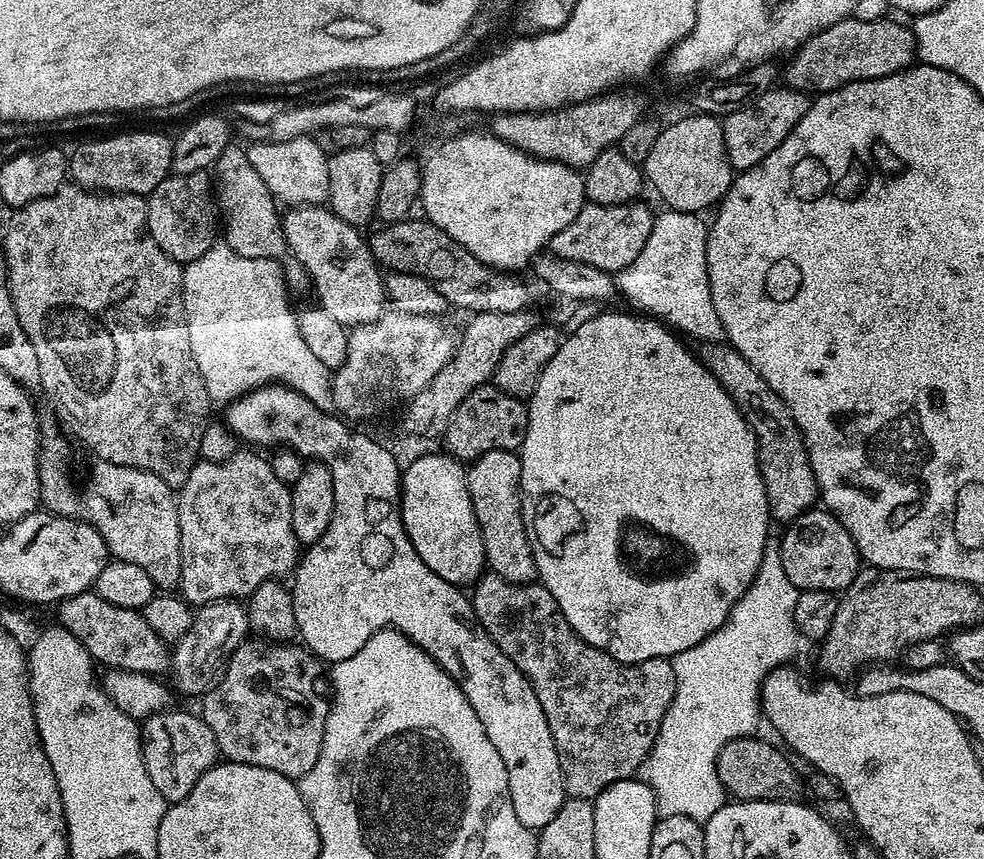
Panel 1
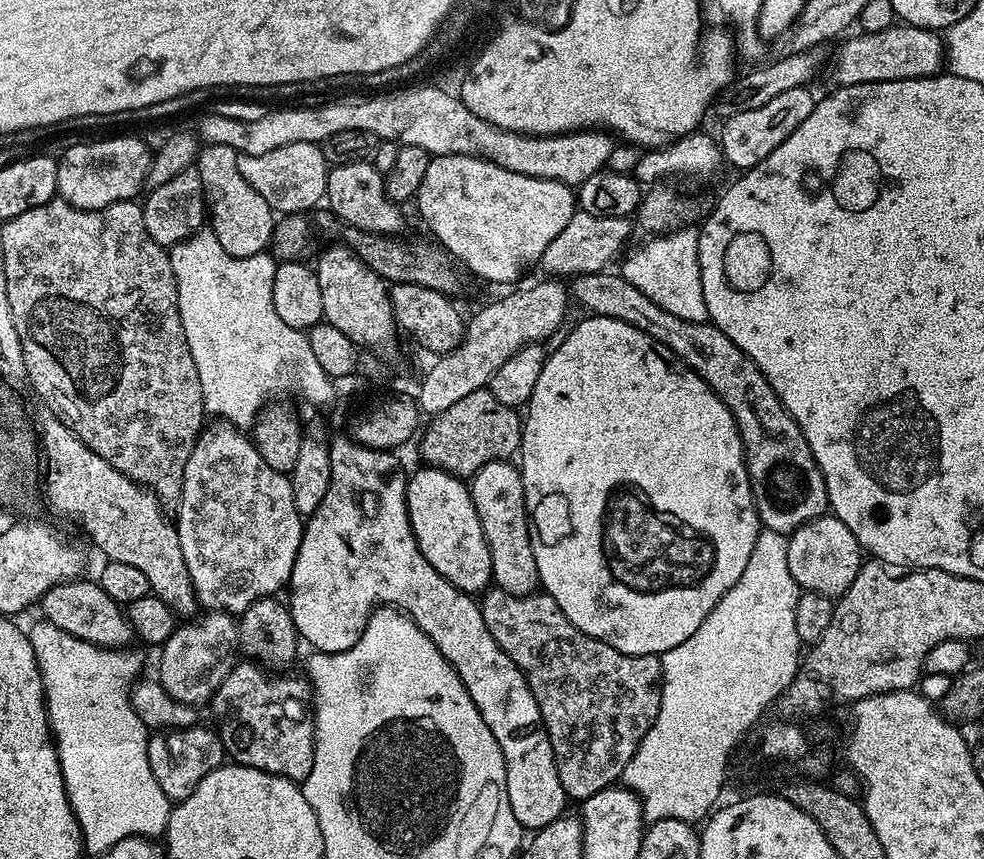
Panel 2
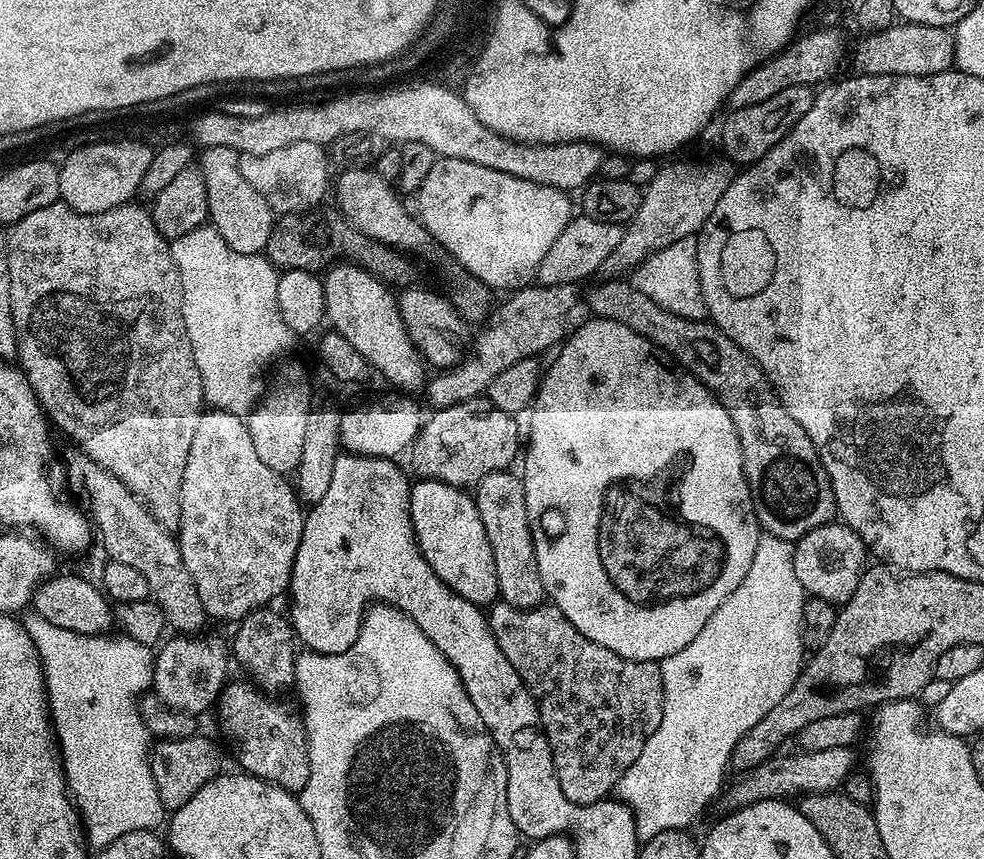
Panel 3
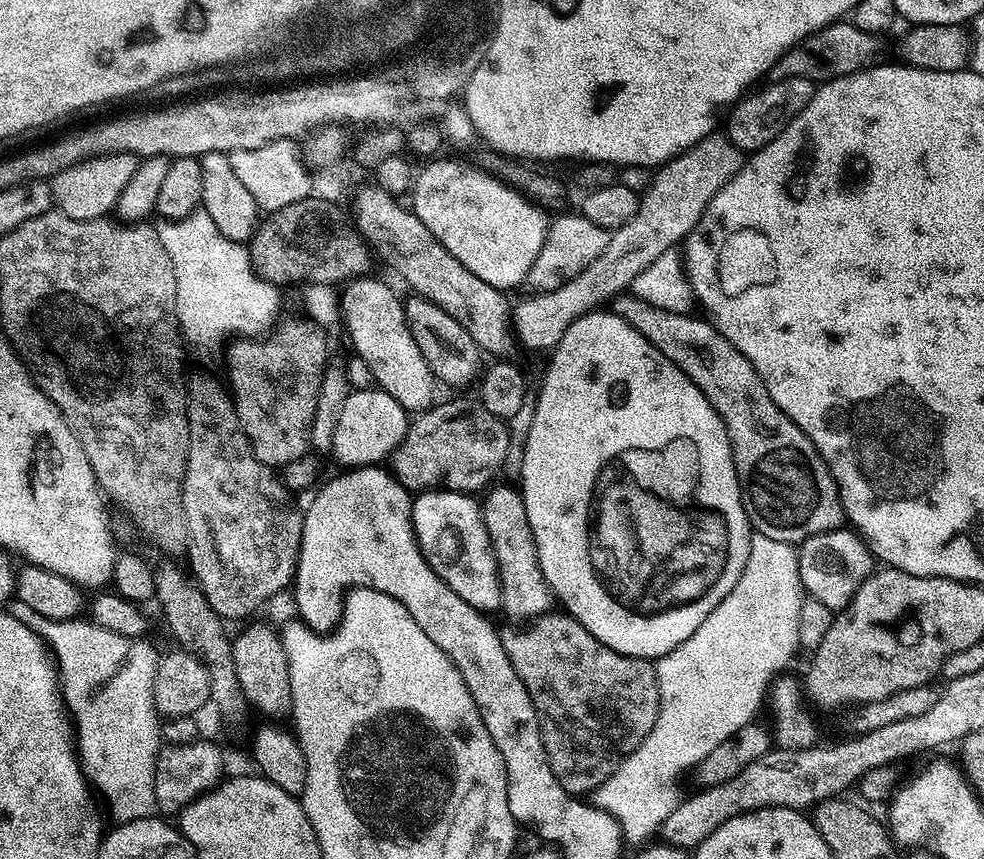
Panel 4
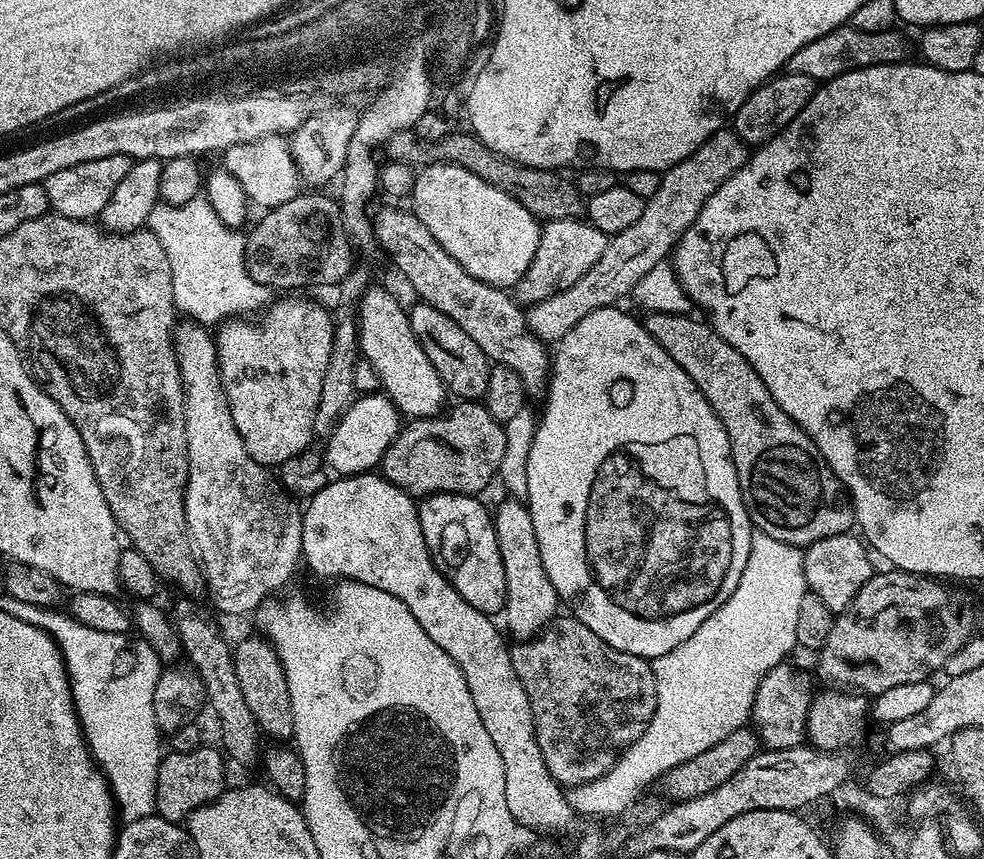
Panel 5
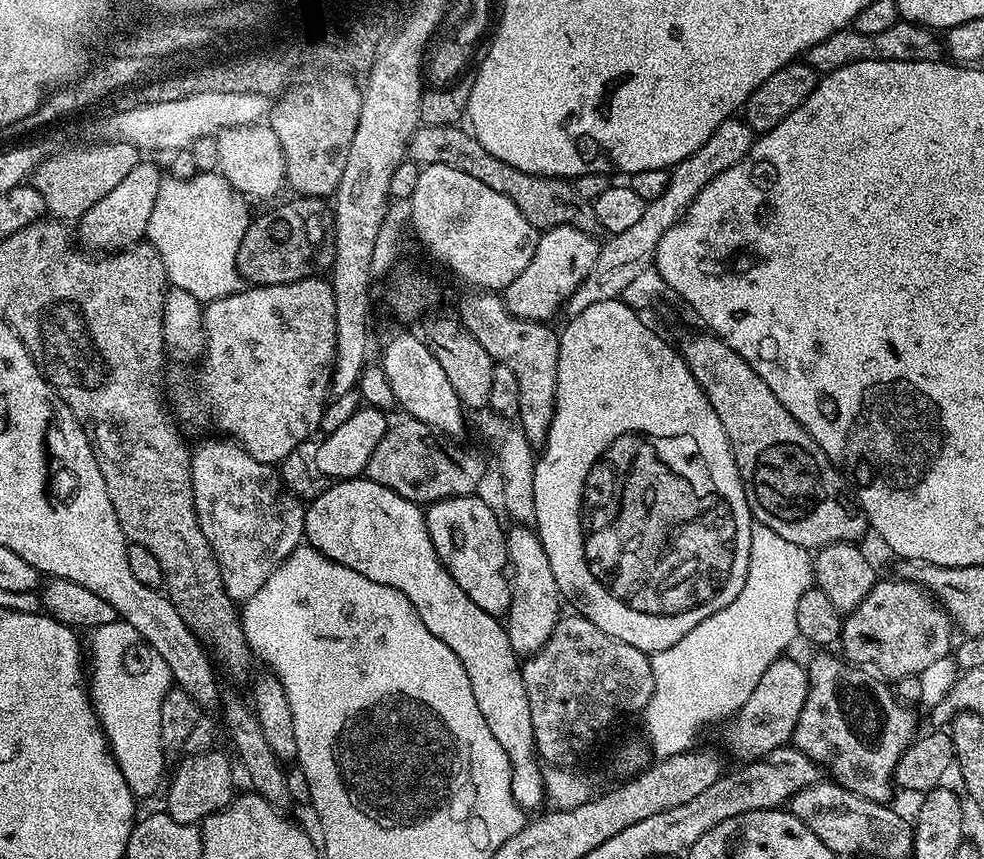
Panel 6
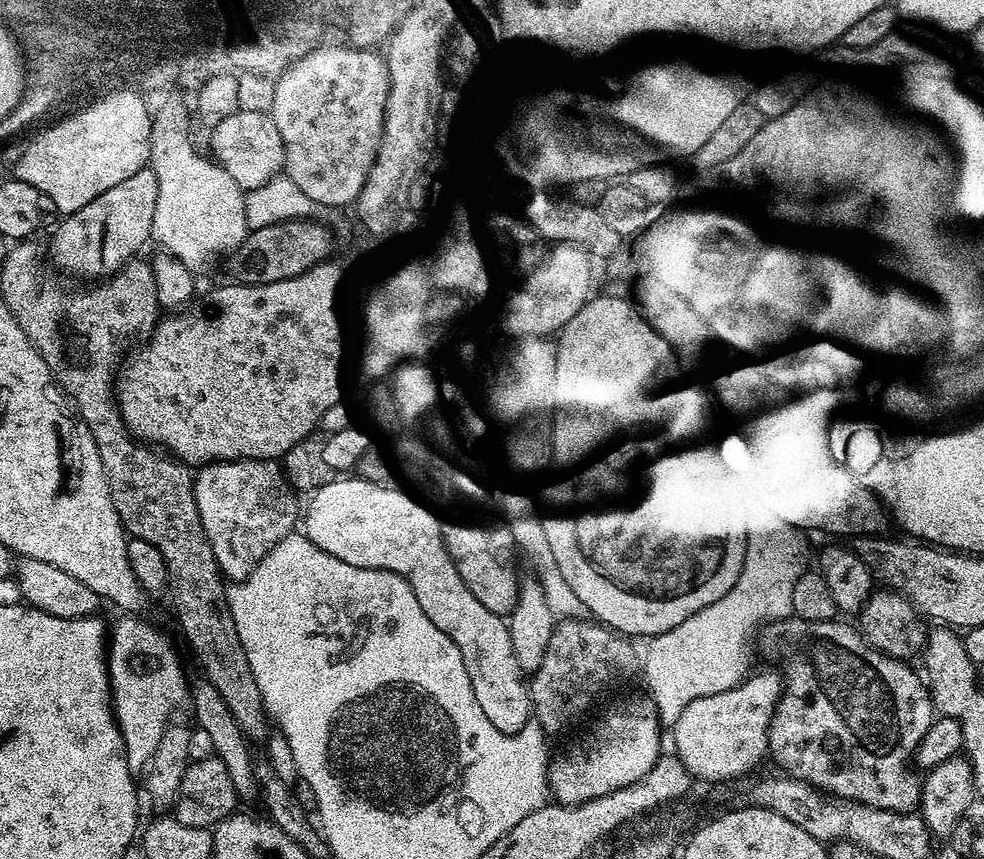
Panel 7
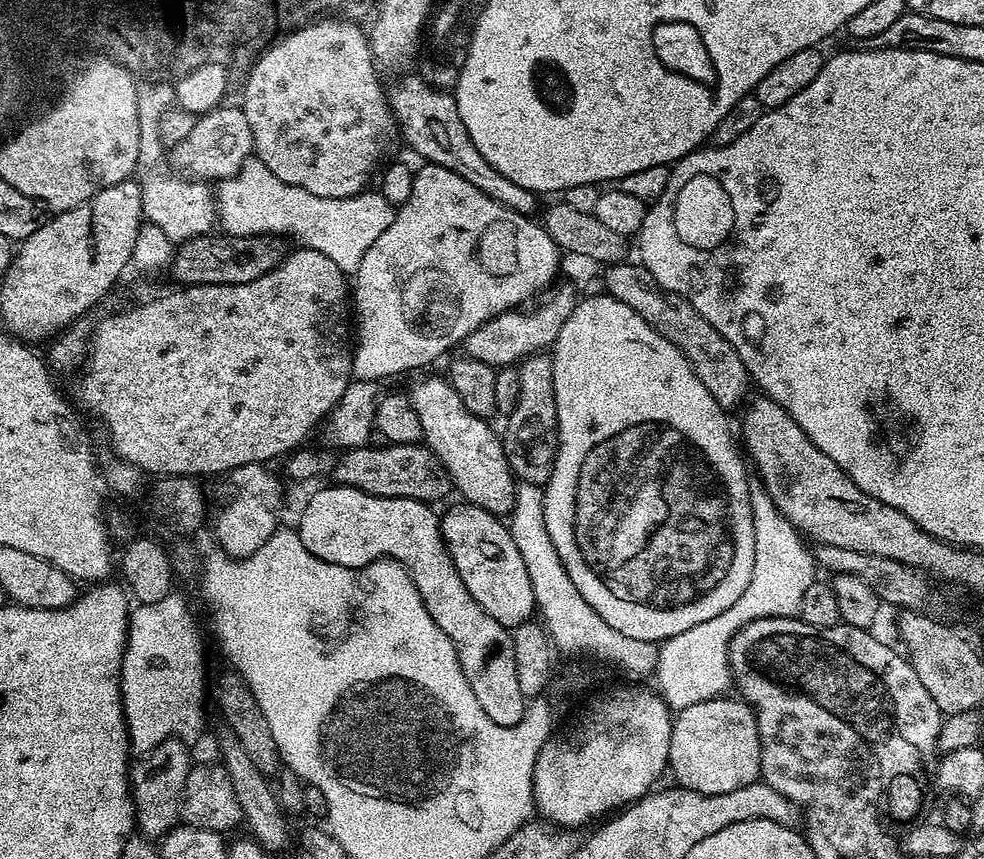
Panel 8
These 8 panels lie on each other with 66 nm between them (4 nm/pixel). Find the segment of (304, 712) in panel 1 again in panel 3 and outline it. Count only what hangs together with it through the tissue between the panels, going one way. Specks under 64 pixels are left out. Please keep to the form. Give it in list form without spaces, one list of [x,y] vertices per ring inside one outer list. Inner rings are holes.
[[[225,683],[224,691],[218,697],[220,708],[220,732],[224,735],[223,743],[232,747],[236,760],[241,764],[243,771],[249,776],[256,776],[260,780],[269,780],[287,792],[298,794],[306,786],[306,778],[310,778],[308,765],[308,738],[303,727],[288,728],[288,716],[275,704],[275,699],[266,698],[265,693],[257,690],[251,683]]]

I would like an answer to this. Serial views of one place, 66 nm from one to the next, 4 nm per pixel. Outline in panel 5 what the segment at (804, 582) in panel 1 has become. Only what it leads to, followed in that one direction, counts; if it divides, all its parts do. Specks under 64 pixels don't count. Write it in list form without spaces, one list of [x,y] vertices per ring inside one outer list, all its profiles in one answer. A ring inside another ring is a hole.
[[[841,534],[822,538],[803,549],[807,591],[818,594],[818,598],[822,598],[822,602],[826,602],[826,606],[830,606],[830,610],[834,614],[839,614],[845,608],[849,608],[852,599],[859,594],[862,586],[866,586],[866,582],[874,574],[873,557],[870,555],[865,541],[859,535],[856,535],[857,537],[852,535]]]

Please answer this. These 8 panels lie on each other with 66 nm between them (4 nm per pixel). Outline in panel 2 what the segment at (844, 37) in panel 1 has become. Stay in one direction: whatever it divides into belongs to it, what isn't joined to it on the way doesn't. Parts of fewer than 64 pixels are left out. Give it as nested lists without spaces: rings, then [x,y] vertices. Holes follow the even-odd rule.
[[[901,23],[877,32],[849,35],[832,60],[833,85],[865,84],[887,80],[909,80],[919,76],[934,76],[946,60],[946,44],[939,31],[931,28],[913,28]]]

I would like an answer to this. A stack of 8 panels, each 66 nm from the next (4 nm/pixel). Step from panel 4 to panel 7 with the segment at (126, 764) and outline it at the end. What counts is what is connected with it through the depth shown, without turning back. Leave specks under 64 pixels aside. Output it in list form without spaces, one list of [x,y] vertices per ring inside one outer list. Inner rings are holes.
[[[124,614],[116,625],[111,625],[110,639],[106,644],[108,661],[108,683],[112,690],[112,711],[116,713],[116,725],[120,727],[120,737],[124,740],[124,753],[128,759],[128,767],[140,770],[152,759],[158,746],[158,738],[162,738],[166,725],[173,719],[172,711],[190,696],[190,680],[184,677],[184,668],[172,649],[172,644],[152,624],[140,620],[139,615]]]

